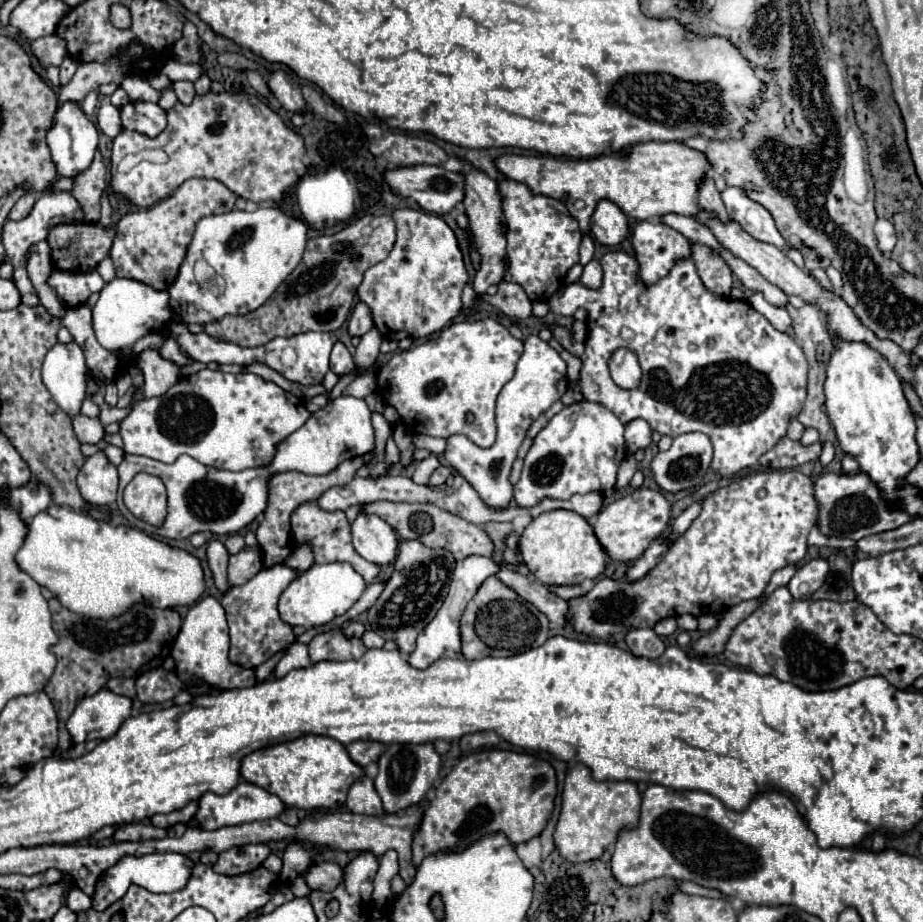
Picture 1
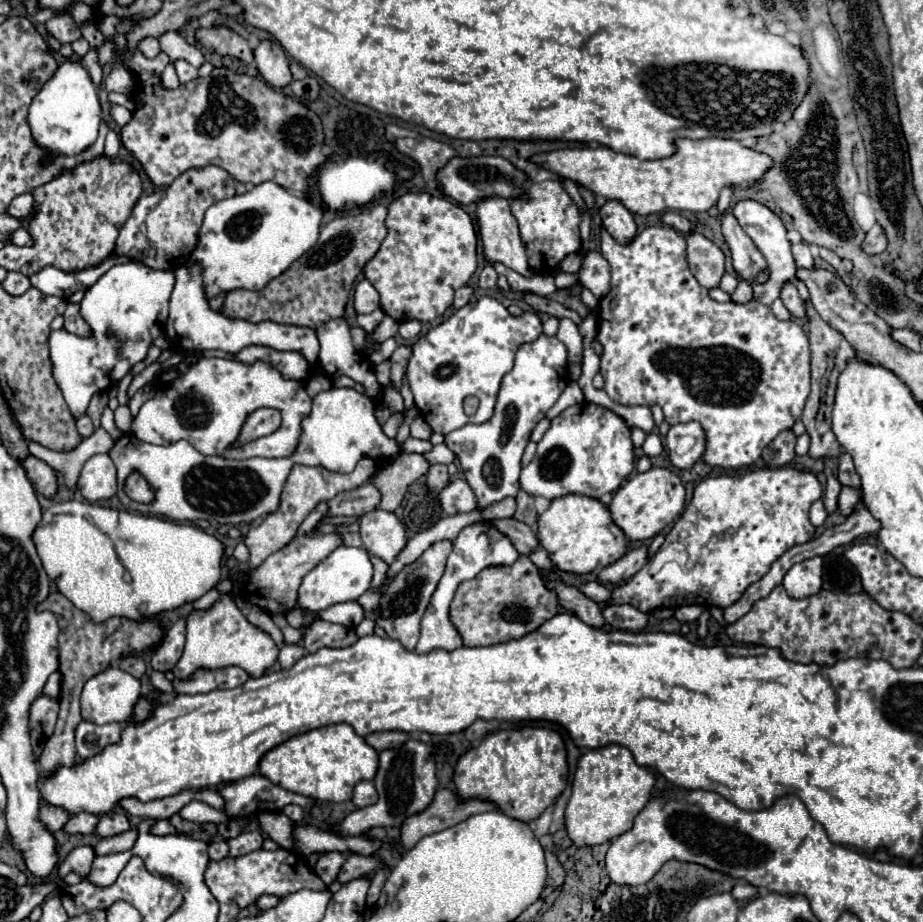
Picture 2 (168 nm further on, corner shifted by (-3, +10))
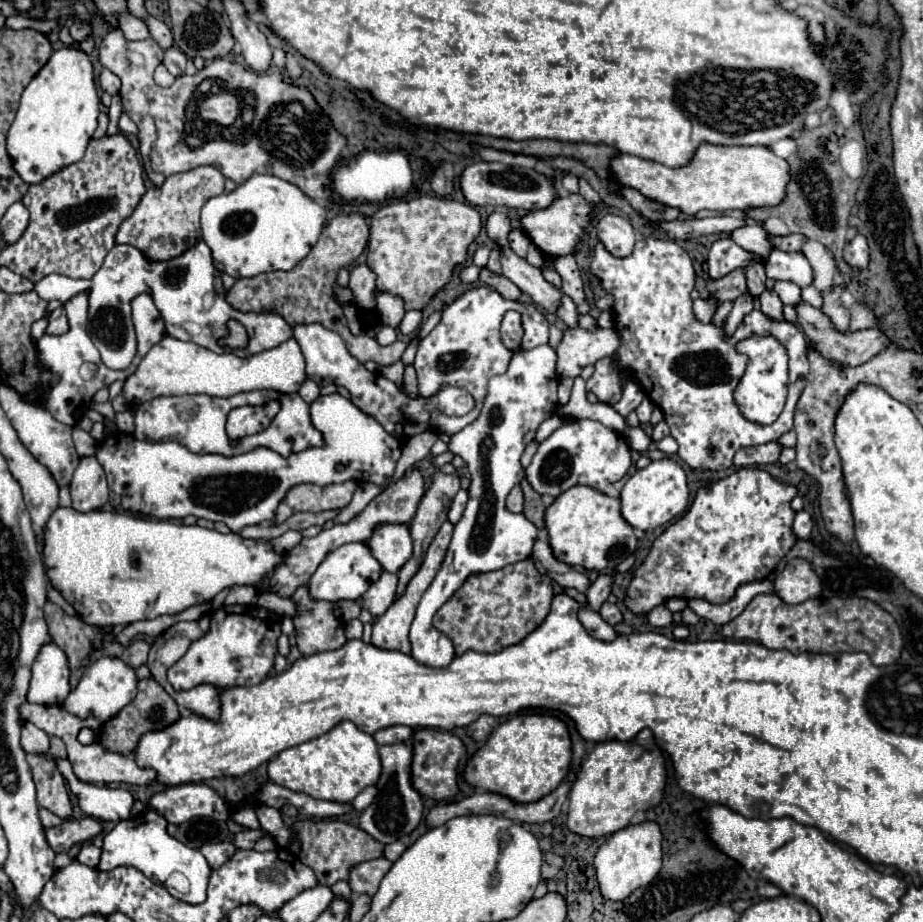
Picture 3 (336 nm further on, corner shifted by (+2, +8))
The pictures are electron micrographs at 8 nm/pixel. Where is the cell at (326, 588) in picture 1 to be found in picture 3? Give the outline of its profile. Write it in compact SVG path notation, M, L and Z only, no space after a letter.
M347 543L335 549L331 555L327 555L323 563L317 567L317 571L311 575L307 583L309 595L315 601L331 601L331 603L341 599L359 599L367 591L367 587L371 587L379 579L381 571L383 567L371 555L365 543Z

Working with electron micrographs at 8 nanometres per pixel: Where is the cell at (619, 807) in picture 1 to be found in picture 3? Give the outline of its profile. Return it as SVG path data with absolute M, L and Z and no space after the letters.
M649 729L641 731L633 743L597 743L581 763L581 769L571 787L567 829L581 837L603 837L617 833L631 823L631 817L641 809L641 805L643 809L659 805L663 799L663 787L663 755L655 747Z

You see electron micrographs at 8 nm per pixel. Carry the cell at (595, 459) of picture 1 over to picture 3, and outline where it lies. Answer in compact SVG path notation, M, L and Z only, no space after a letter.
M569 419L551 437L539 443L539 449L525 469L529 485L539 495L557 497L573 485L589 485L603 491L607 485L617 483L631 467L631 449L623 435L591 419Z

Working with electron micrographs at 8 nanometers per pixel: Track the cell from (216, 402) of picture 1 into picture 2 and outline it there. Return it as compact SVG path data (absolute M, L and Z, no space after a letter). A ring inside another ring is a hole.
M204 357L190 371L158 391L148 399L140 413L132 421L132 433L142 441L154 445L168 445L172 441L186 439L202 455L220 455L226 459L250 459L250 457L290 457L300 441L302 419L310 415L312 399L308 397L300 381L284 381L276 369L256 363L238 363L218 357ZM292 399L292 407L290 407ZM258 407L274 407L282 411L282 425L266 439L242 445L242 449L230 449L238 437L240 427L252 411Z

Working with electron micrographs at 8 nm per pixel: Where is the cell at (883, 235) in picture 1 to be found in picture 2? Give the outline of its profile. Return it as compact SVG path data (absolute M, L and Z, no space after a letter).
M874 225L874 227L866 233L866 237L864 237L864 241L862 241L862 249L864 249L864 253L868 253L868 255L878 255L878 253L882 253L882 251L886 249L884 229L880 229L880 225Z

